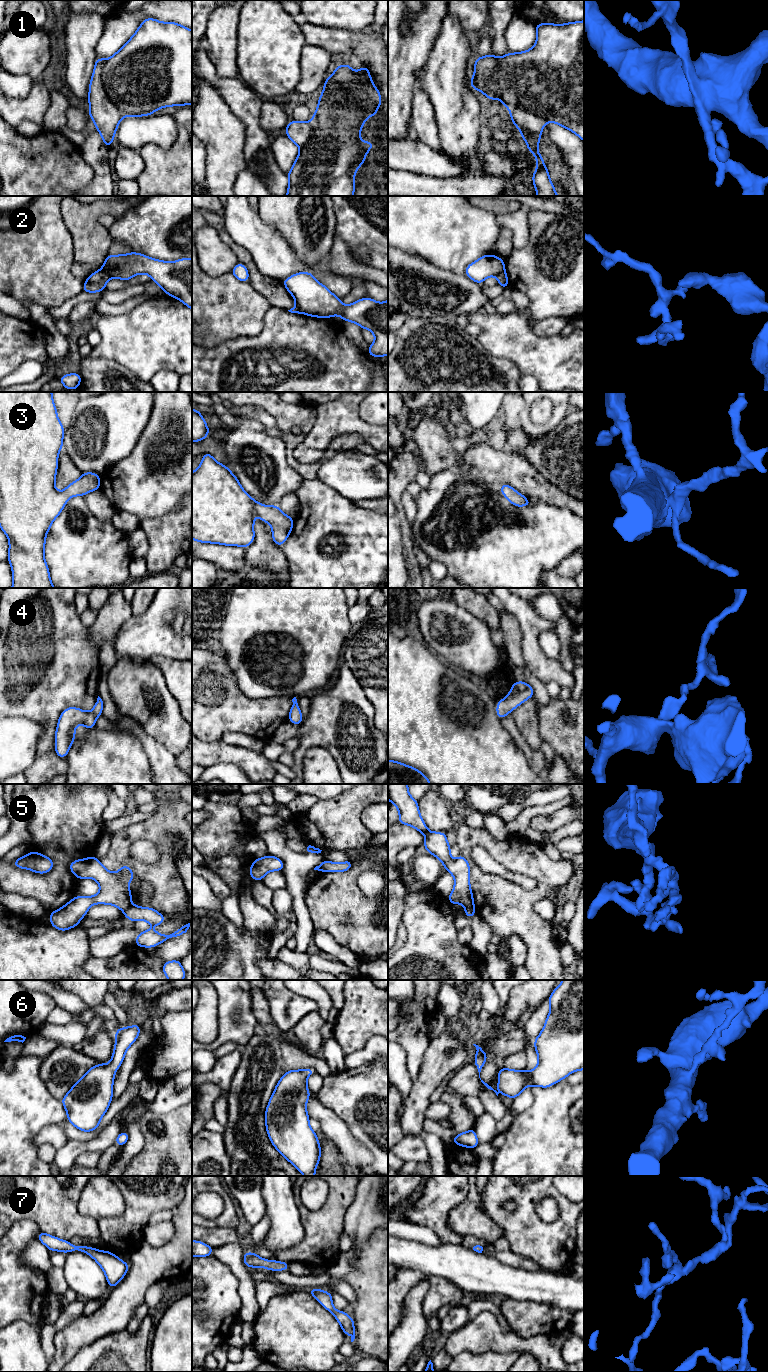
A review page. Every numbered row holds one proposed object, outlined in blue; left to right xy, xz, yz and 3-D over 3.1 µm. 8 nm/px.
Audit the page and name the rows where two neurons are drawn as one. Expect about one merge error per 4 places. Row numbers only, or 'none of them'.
1, 2, 5

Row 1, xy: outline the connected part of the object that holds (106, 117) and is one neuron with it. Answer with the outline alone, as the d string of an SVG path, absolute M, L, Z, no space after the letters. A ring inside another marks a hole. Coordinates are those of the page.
M96 58L92 78L89 84L88 103L89 116L96 130L102 135L102 141L107 148L115 138L114 134L123 116L107 96L102 83L102 69L106 59Z

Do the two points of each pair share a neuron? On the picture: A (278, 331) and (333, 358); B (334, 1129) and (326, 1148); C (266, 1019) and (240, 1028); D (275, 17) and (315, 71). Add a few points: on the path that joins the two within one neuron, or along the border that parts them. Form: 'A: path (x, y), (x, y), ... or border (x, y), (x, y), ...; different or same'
A: path (292, 345), (296, 349), (306, 349), (319, 358); same
B: border (326, 1136), (336, 1145), (343, 1159); different
C: border (252, 998), (253, 1014), (258, 1021); different
D: border (305, 43), (301, 51), (299, 75); different

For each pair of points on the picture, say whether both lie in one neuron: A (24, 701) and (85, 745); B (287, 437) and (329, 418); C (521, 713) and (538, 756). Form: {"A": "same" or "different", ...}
{"A": "different", "B": "different", "C": "different"}

